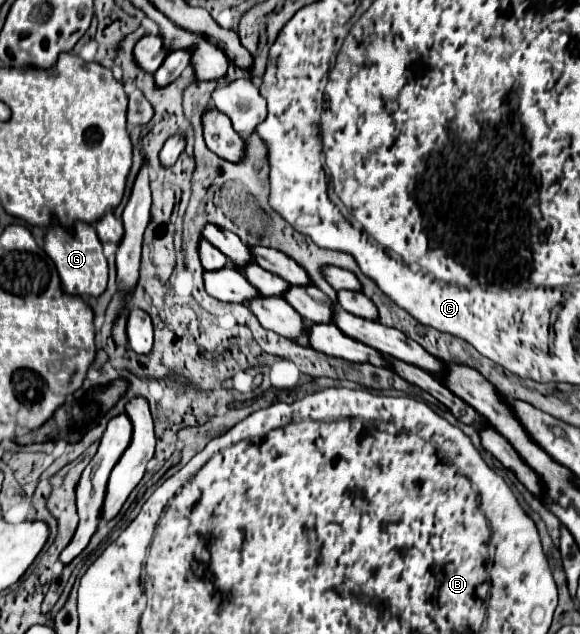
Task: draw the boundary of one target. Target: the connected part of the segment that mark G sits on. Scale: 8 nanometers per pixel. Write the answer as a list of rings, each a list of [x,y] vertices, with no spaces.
[[[76,223],[74,233],[68,233],[64,227],[60,225],[52,225],[46,233],[46,245],[44,251],[48,253],[48,257],[54,261],[56,271],[60,275],[60,283],[62,283],[62,291],[68,295],[90,295],[90,297],[98,297],[106,291],[106,283],[108,283],[108,263],[106,257],[102,253],[102,243],[98,241],[96,229],[88,223]]]

